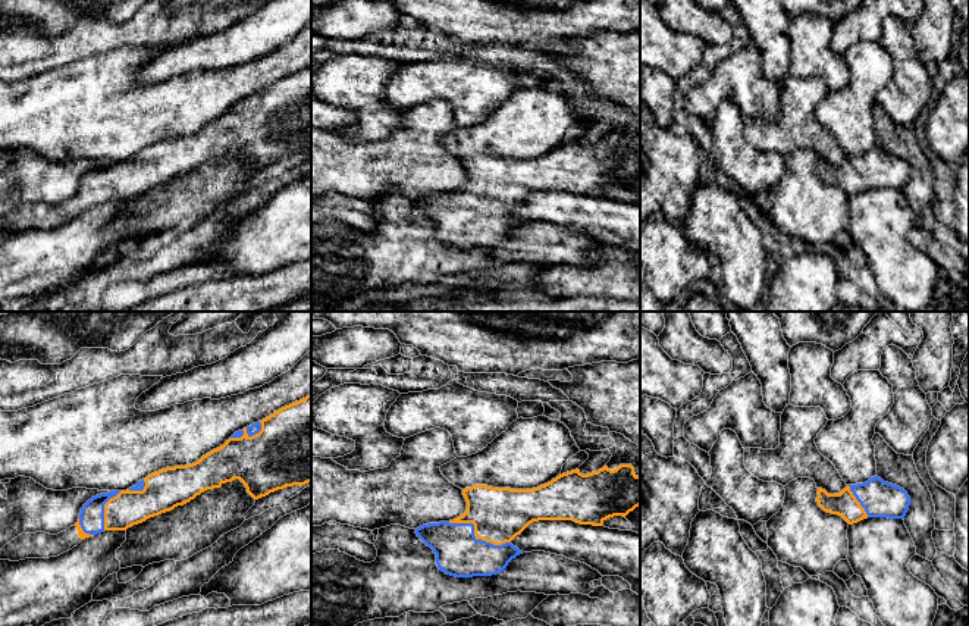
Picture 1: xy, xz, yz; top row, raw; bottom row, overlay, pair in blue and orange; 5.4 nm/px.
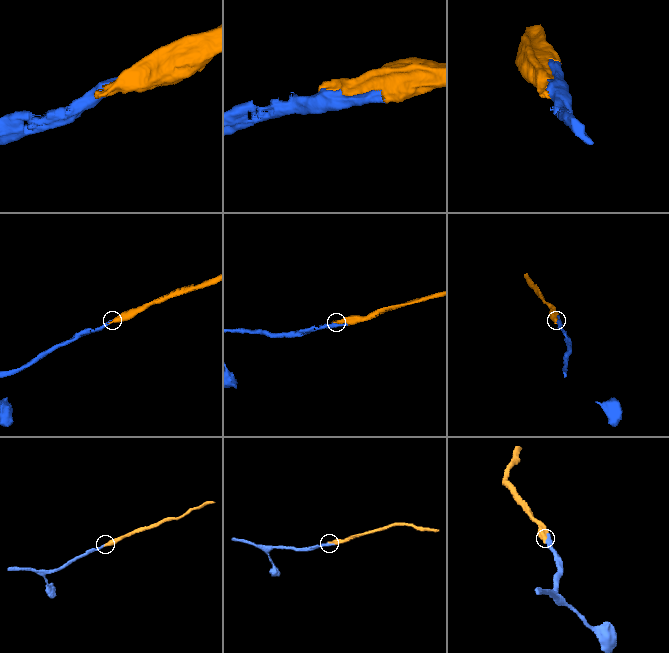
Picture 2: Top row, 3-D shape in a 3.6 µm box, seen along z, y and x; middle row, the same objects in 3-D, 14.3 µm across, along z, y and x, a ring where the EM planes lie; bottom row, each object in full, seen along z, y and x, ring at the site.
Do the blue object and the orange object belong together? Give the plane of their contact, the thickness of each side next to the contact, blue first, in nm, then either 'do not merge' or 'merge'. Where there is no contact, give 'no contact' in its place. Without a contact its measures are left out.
xz | 240/300 nm | merge

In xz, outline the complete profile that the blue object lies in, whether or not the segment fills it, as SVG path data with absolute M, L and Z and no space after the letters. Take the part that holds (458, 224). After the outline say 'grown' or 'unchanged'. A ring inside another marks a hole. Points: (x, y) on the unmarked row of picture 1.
M620 135L611 141L606 137L598 143L583 145L578 140L562 144L551 153L533 160L492 159L476 156L462 160L467 172L467 182L449 193L429 194L415 200L417 207L433 220L439 241L455 248L492 247L502 242L508 234L523 225L511 212L530 194L539 191L573 191L580 195L602 197L614 187L625 188L640 176L640 147L631 135Z; grown

